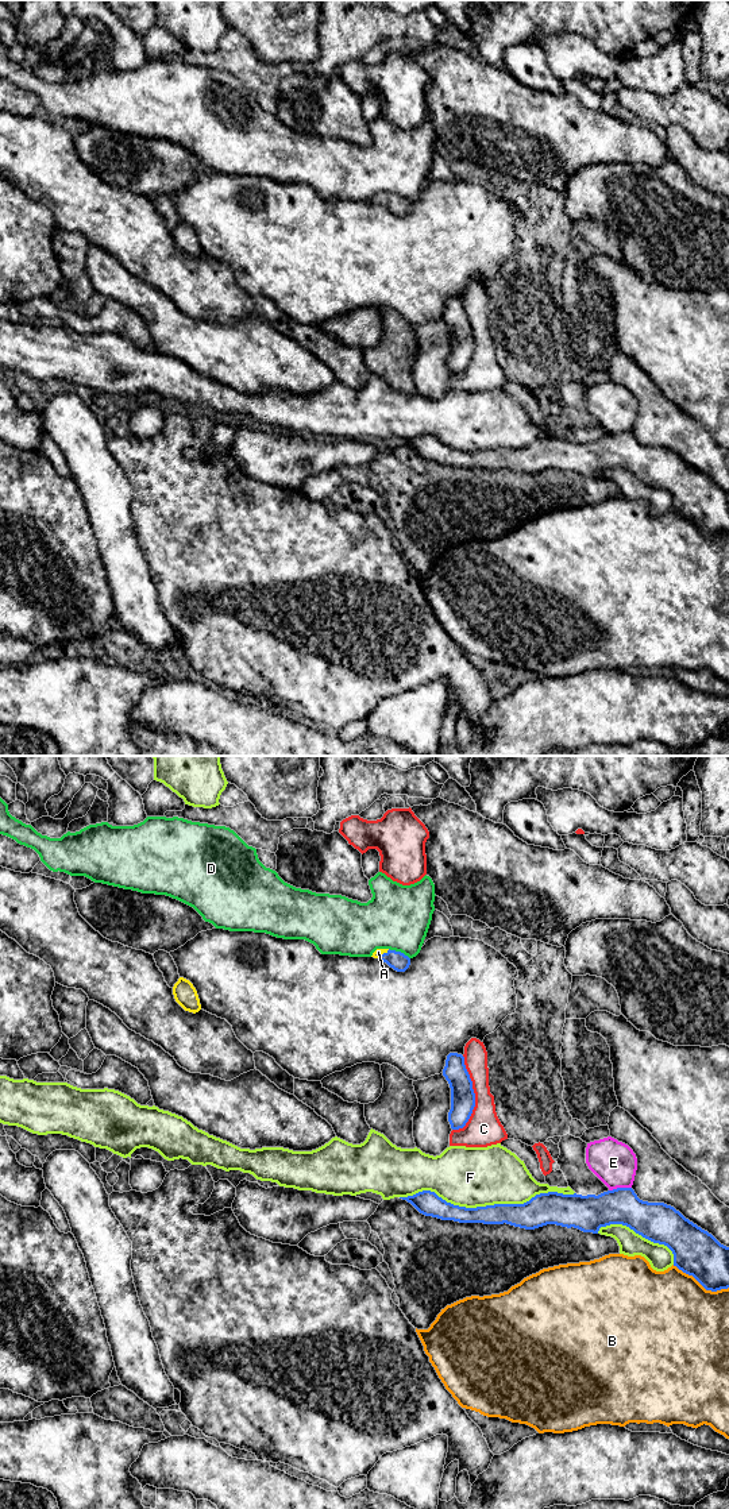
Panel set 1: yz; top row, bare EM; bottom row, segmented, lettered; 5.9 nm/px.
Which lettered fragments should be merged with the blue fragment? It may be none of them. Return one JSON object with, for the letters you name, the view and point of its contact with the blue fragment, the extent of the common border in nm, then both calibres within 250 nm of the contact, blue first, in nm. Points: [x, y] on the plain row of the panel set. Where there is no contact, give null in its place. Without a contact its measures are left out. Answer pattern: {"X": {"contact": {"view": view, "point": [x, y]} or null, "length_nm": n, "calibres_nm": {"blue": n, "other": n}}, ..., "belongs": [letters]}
{"A": {"contact": {"view": "yz", "point": [384, 197]}, "length_nm": 90, "calibres_nm": {"blue": 110, "other": 50}}, "belongs": ["A"]}

